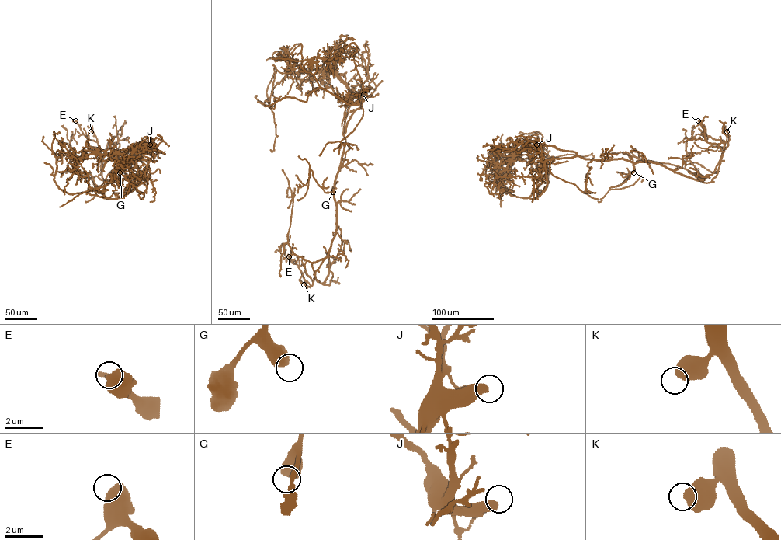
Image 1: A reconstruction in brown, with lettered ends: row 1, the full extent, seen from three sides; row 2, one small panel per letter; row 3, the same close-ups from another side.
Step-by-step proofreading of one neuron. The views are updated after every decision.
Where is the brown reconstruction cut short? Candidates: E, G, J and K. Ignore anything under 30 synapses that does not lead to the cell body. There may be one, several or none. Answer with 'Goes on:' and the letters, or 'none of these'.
Goes on: J

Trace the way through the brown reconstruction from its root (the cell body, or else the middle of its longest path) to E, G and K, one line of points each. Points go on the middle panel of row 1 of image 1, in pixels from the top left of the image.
E: (345, 141), (333, 189), (336, 231), (328, 254), (311, 263), (314, 279), (311, 286), (289, 256)
G: (345, 141), (333, 192)
K: (345, 141), (333, 189), (336, 231), (328, 254), (311, 263), (314, 275), (312, 284), (307, 287), (303, 284)

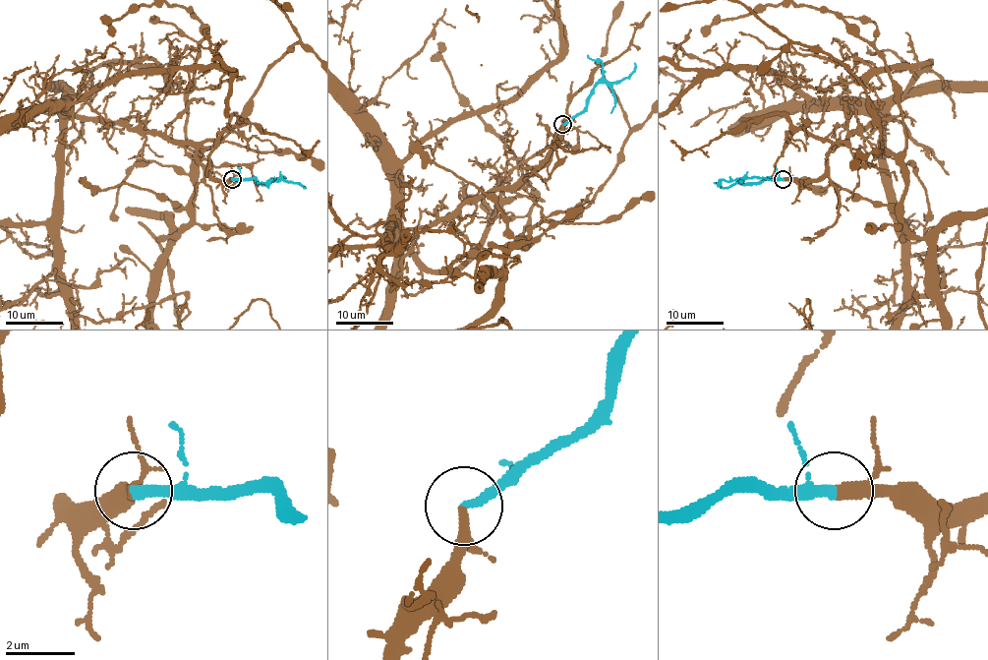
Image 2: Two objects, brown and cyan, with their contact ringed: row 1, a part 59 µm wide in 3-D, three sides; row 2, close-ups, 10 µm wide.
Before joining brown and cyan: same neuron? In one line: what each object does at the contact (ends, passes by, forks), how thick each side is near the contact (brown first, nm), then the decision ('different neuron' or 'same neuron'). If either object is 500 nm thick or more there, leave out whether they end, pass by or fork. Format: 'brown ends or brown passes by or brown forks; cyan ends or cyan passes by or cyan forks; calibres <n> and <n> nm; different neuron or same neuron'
brown passes by; cyan ends; calibres 240 and 280 nm; same neuron

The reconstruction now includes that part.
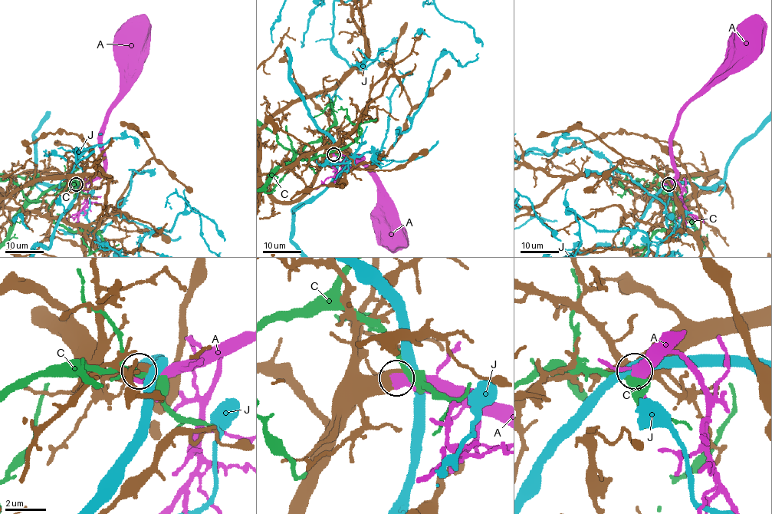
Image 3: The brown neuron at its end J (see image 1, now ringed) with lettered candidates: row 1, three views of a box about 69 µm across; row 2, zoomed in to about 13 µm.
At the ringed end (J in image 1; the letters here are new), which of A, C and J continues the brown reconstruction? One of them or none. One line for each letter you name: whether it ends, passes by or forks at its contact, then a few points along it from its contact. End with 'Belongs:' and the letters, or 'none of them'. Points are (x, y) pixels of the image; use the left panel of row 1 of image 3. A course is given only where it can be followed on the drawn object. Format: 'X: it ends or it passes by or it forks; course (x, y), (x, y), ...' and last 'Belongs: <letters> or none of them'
A: it passes by
Belongs: A

